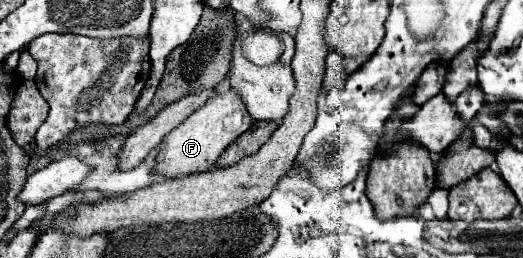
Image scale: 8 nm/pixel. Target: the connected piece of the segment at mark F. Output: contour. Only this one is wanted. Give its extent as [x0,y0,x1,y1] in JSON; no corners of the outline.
[152,90,252,178]

